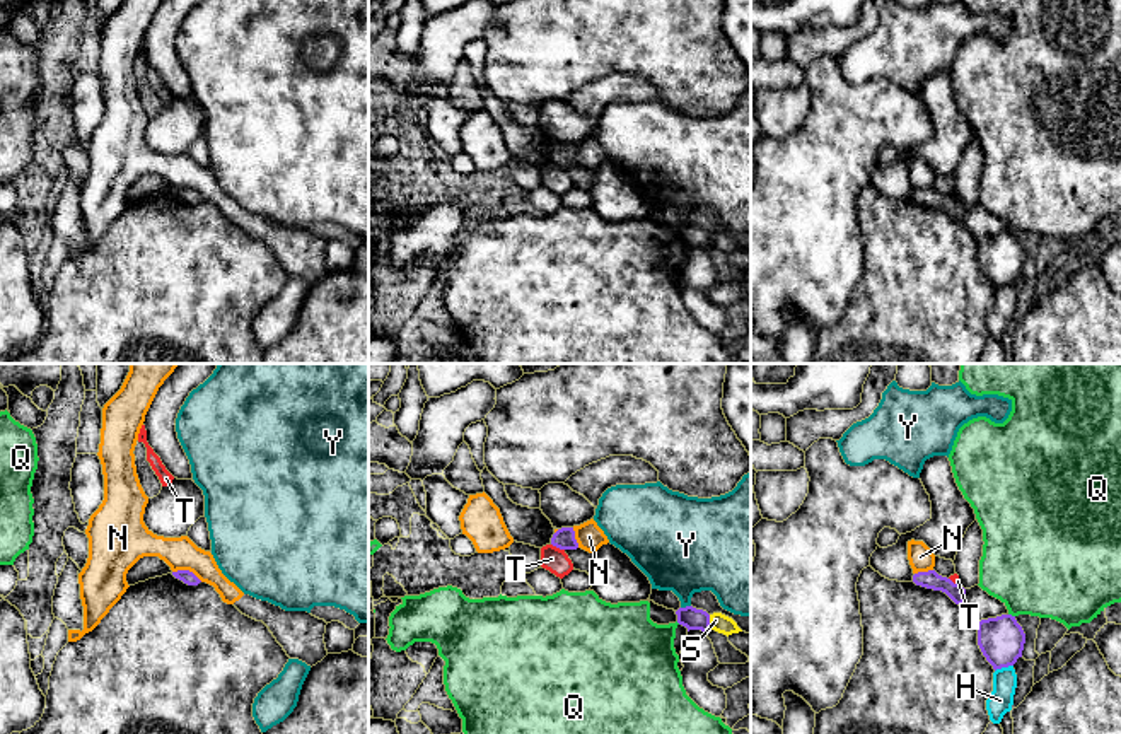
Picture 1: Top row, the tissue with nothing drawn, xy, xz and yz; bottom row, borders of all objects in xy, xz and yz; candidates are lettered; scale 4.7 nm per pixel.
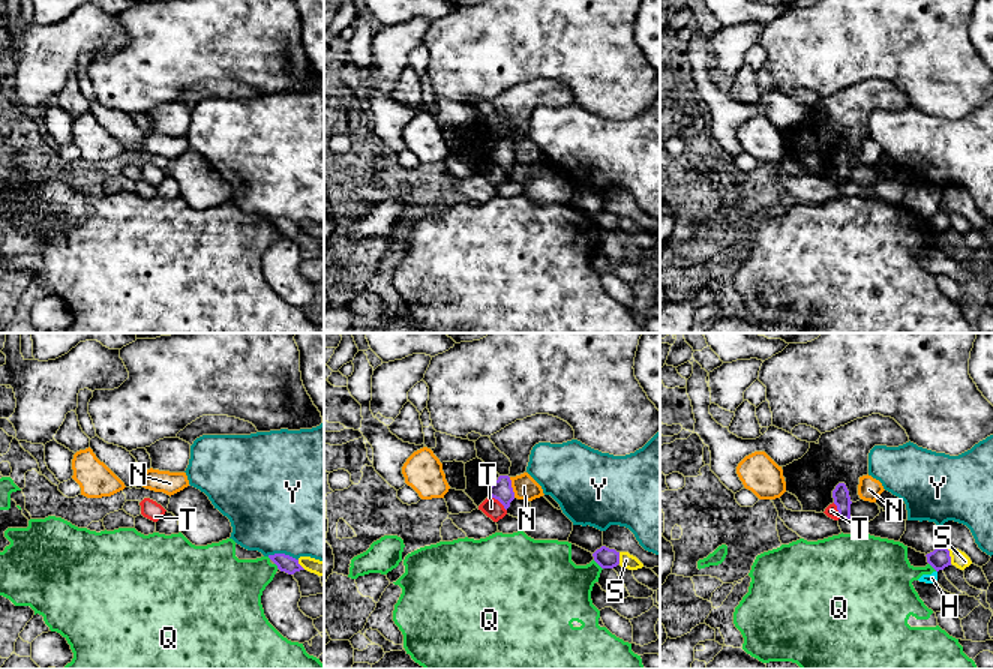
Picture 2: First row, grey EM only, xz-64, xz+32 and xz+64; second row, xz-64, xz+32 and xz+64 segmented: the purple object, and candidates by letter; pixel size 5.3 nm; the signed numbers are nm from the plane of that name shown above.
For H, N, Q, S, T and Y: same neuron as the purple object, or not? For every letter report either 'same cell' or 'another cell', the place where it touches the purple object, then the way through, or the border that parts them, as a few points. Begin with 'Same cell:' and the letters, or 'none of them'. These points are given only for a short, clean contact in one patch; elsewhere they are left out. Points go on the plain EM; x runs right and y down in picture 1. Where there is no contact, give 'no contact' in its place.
Same cell: none of them
H: another cell; contact yz (1004, 284)
N: another cell; contact xy (188, 188); border xy (173, 188), (191, 188), (202, 198)
Q: another cell; contact yz (1010, 233)
S: another cell; contact xz (708, 239)
T: another cell; contact xz (558, 164); border xz (551, 161), (563, 168)
Y: another cell; contact xz (686, 224)

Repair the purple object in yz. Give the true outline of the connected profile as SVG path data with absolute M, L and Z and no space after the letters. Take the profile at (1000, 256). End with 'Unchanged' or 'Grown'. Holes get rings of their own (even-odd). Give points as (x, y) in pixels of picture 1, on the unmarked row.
M1002 232L981 237L976 244L978 263L995 288L1014 283L1022 275L1025 251L1015 234Z. Unchanged

